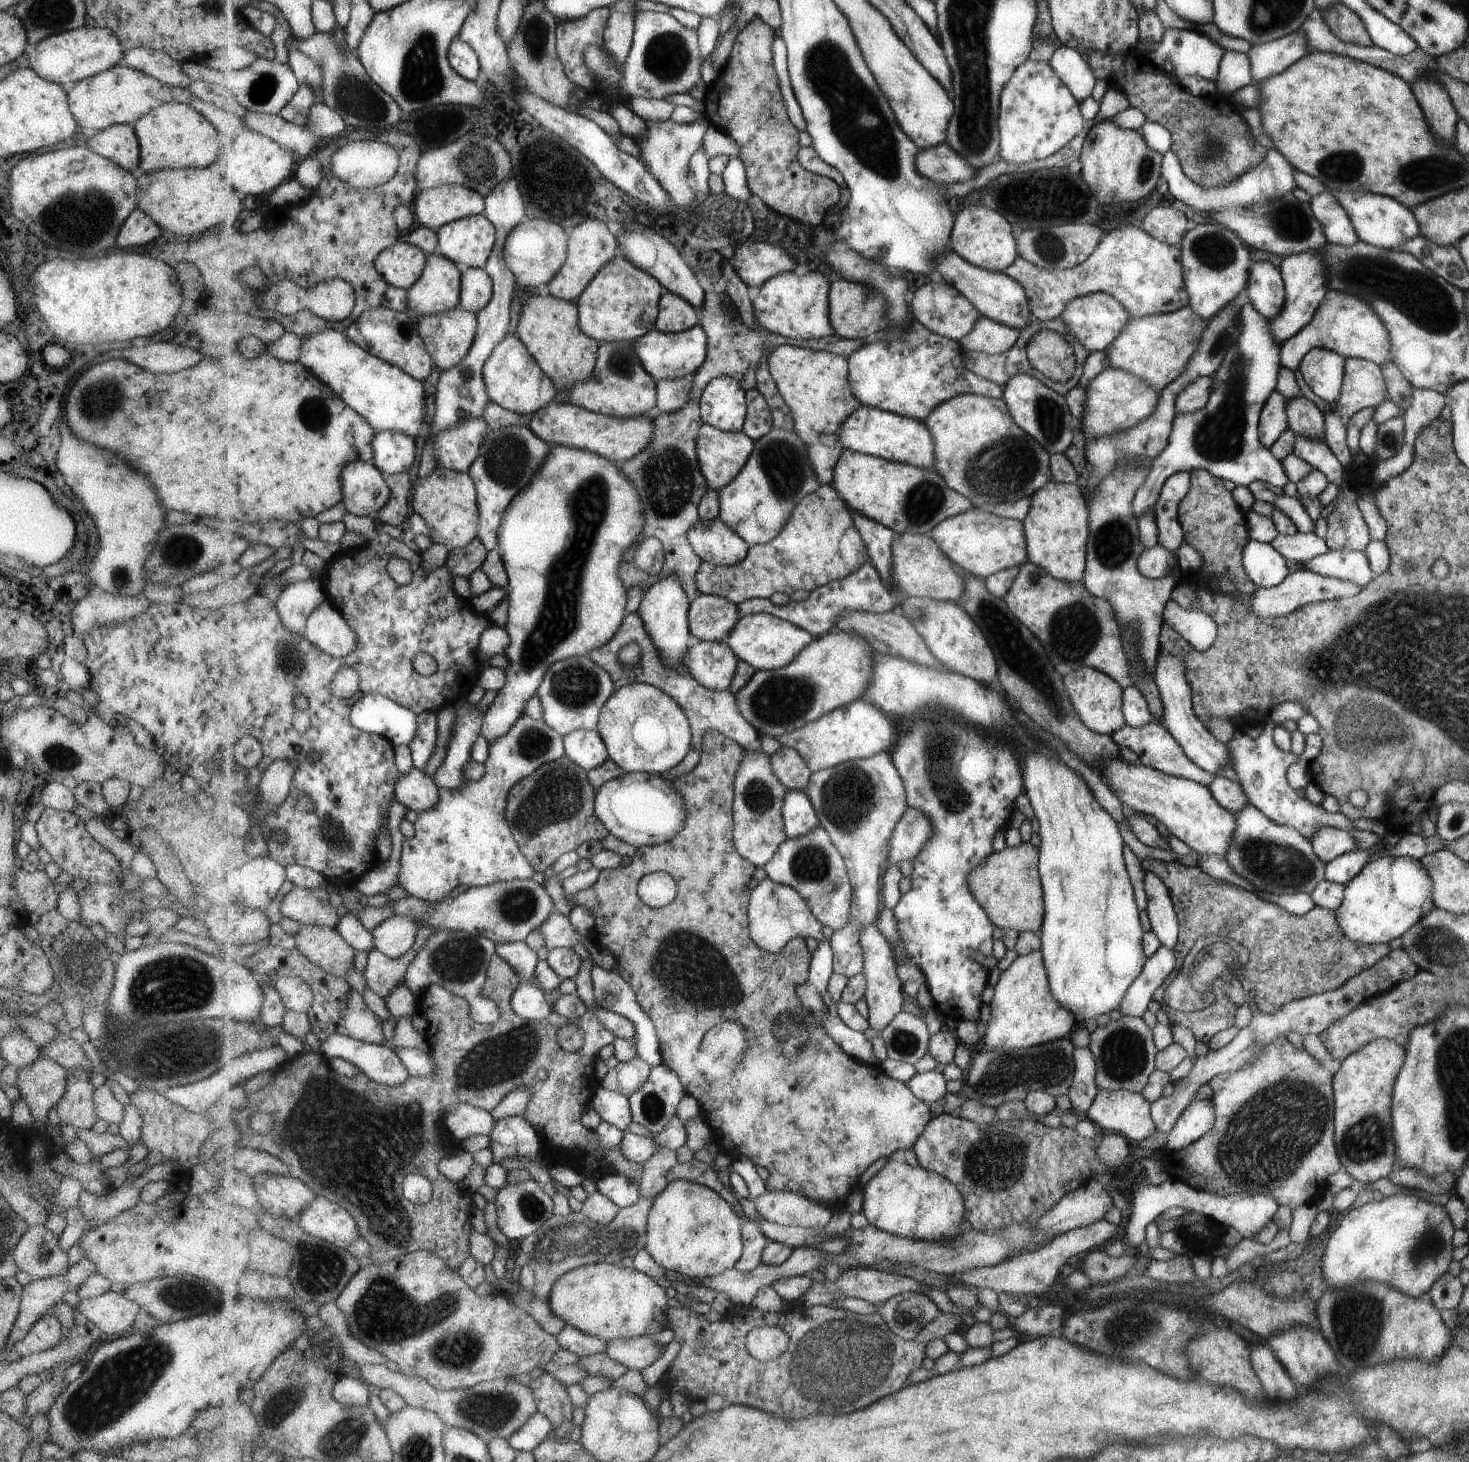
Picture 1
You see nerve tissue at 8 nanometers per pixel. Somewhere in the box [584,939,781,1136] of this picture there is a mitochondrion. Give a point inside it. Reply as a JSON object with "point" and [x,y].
{"point":[652,1105]}

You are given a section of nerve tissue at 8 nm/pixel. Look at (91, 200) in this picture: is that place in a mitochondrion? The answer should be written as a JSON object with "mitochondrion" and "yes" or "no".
{"mitochondrion":"yes"}

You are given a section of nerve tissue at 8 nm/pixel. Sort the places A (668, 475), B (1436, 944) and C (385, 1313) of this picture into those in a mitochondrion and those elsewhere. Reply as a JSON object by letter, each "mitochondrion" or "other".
{"A":"mitochondrion","B":"mitochondrion","C":"mitochondrion"}

